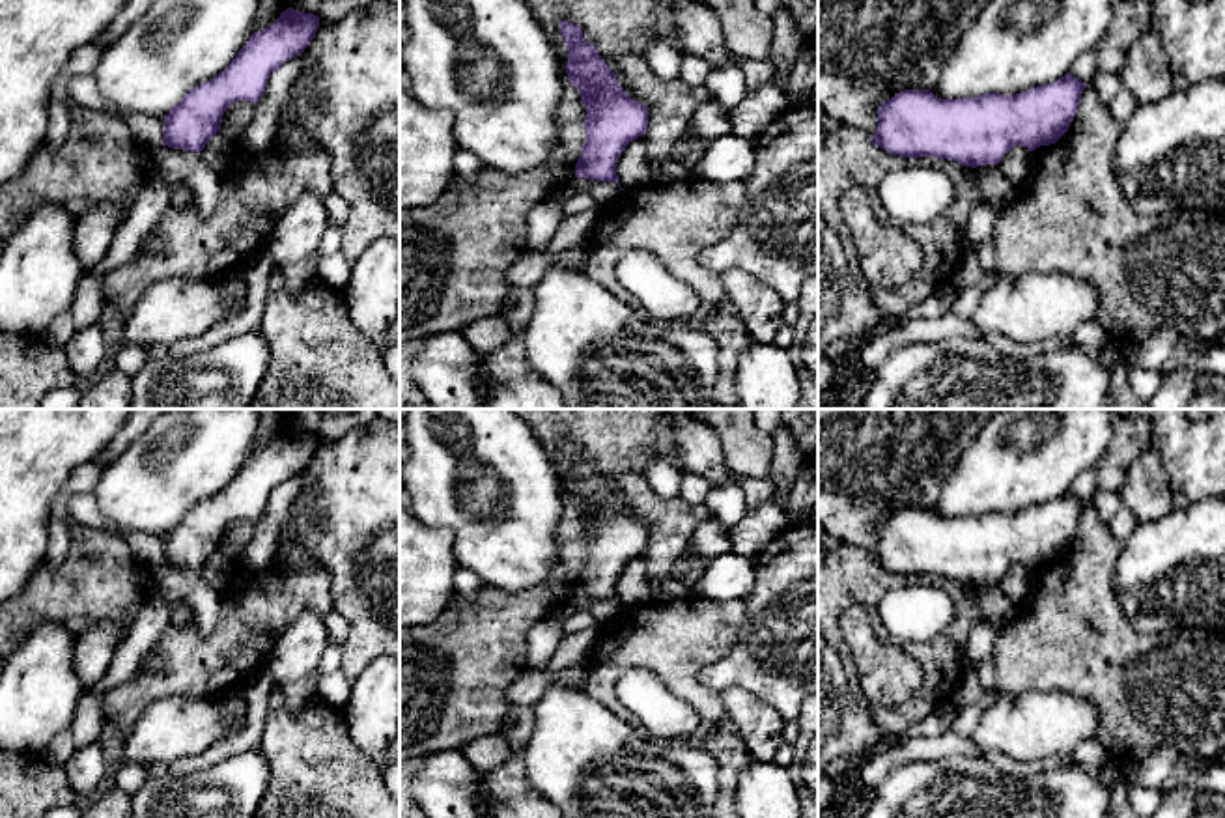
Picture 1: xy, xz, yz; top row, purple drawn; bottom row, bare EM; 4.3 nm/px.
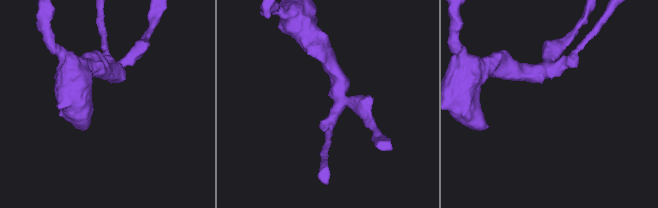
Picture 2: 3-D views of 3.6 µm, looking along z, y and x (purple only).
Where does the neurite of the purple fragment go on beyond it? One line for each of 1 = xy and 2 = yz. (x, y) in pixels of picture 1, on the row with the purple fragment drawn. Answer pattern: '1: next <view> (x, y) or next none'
1: next none
2: next none

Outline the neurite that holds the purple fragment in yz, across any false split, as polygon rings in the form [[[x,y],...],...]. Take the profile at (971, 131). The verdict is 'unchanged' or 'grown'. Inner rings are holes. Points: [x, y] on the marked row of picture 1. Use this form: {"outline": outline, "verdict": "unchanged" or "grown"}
{"outline": [[[1066,73],[1016,95],[941,99],[904,90],[878,108],[872,144],[900,157],[934,157],[962,166],[999,164],[1014,148],[1055,144],[1070,127],[1087,82]]], "verdict": "unchanged"}

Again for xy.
{"outline": [[[288,7],[265,30],[254,32],[232,63],[190,90],[162,123],[162,146],[202,151],[220,131],[226,108],[235,101],[258,103],[269,77],[301,56],[319,28],[319,17]]], "verdict": "unchanged"}

